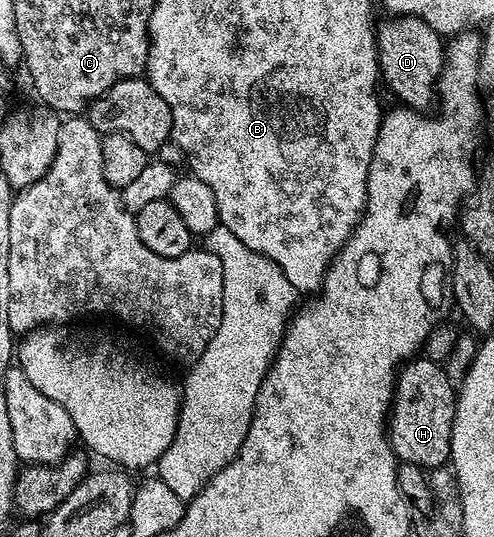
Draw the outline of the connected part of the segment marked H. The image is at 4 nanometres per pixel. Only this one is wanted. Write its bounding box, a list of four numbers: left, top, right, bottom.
[389,355,457,471]

